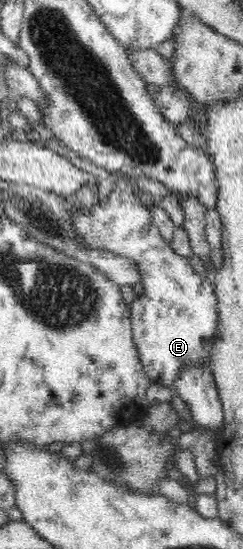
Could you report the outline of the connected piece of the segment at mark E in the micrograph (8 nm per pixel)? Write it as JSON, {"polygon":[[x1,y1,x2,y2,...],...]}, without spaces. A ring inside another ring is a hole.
{"polygon":[[118,179,114,182,112,191,108,195,108,198,105,202,99,202,98,196,96,196,95,205,90,210,77,210,72,205,72,230,74,230,74,236,76,240,82,240,86,246,94,248,104,248,108,251,112,251,118,255,123,255,128,259,133,259,138,266,138,269,141,273,141,283,143,284,143,291,141,297,137,296,132,303,129,311,131,312,131,321,132,321,132,334,134,334,134,344,136,345,136,350,138,350,140,361,142,366,144,366,144,372,146,376,149,377,152,383,161,384,165,387,171,388,175,383,175,380,178,378,181,370,185,368,192,368,195,366,208,366,210,367,210,353,212,352,212,347,214,346,214,339,216,336,216,331,219,331,219,306,218,306,218,296,216,296,216,286,214,286,214,281,208,281,204,276,196,273,196,271,190,266,187,258,178,255,174,250,171,244,168,244,164,240,164,236,160,234,160,230,156,227,156,224,153,222,151,216,151,210,146,208,146,205,141,201,139,187,135,183,130,183,126,179]]}

